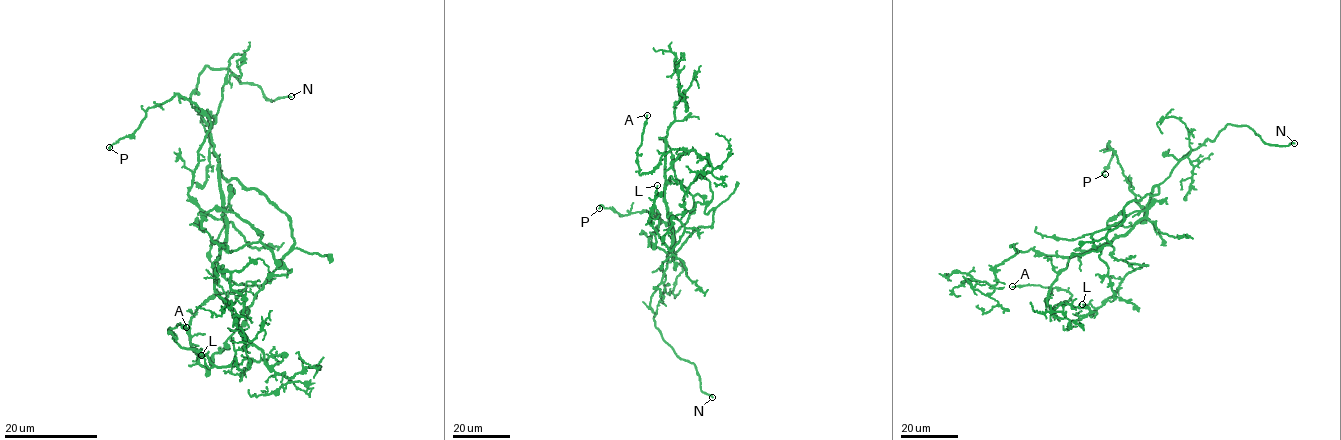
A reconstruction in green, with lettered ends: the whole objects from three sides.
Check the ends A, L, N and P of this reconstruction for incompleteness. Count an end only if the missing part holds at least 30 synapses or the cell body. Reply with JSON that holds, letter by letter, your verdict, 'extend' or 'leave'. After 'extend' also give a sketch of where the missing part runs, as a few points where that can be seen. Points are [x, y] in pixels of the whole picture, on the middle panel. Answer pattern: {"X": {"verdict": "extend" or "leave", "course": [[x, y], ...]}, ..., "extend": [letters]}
{"A": {"verdict": "leave"}, "L": {"verdict": "leave"}, "N": {"verdict": "extend", "course": [[712, 397], [714, 423], [726, 434]]}, "P": {"verdict": "leave"}, "extend": ["N"]}

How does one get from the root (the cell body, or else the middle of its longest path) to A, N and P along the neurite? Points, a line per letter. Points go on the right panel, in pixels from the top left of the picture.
A: (1150, 201), (1124, 234), (1069, 260), (1046, 311), (1068, 301), (1065, 290), (1012, 286)
N: (1150, 201), (1151, 190), (1184, 156), (1213, 140), (1228, 124), (1249, 127), (1266, 143), (1294, 143)
P: (1150, 201), (1149, 219), (1129, 189), (1109, 142), (1113, 156), (1102, 173), (1105, 174)

